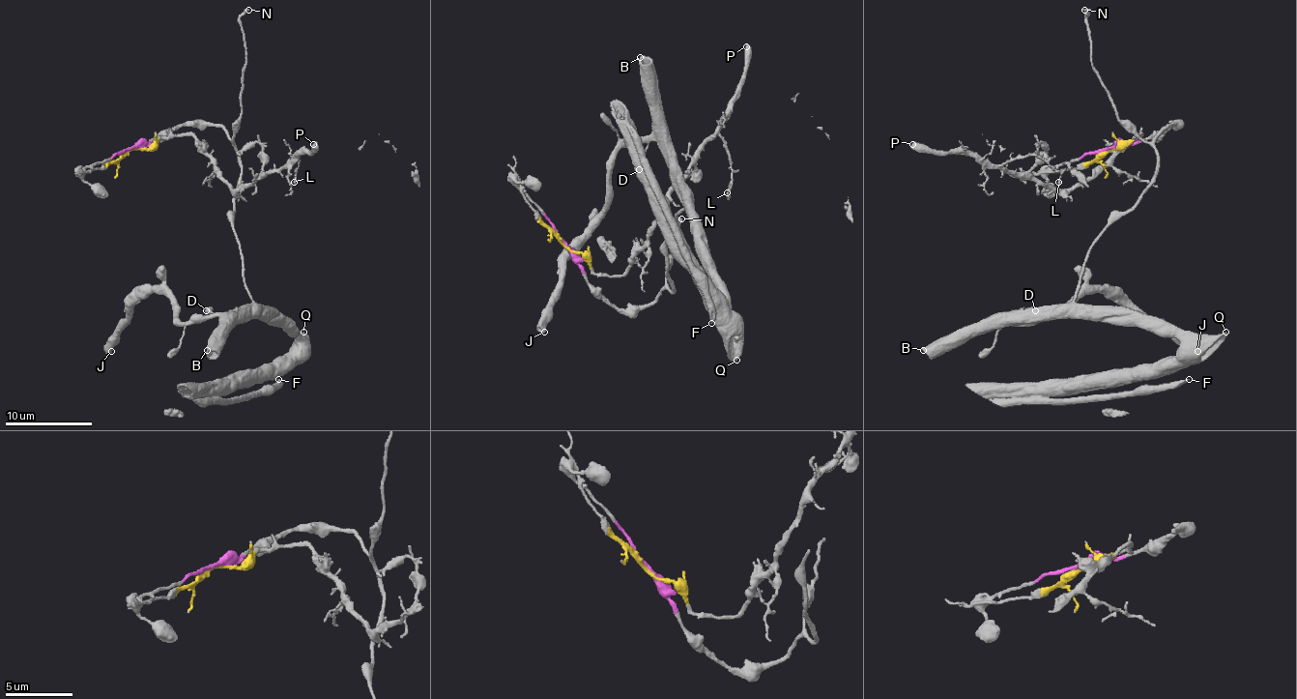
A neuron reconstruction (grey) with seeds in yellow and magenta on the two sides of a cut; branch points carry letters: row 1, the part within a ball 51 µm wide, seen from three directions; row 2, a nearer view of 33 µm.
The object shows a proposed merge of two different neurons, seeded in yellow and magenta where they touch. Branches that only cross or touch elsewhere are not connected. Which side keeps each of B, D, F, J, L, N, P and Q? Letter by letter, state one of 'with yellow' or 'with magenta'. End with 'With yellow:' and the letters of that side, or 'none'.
B: with magenta
D: with magenta
F: with magenta
J: with magenta
L: with yellow
N: with magenta
P: with yellow
Q: with magenta
With yellow: L, P

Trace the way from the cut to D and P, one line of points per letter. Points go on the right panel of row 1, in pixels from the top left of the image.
D: (1109, 148), (1145, 141), (1174, 124), (1154, 141), (1154, 183), (1091, 248), (1071, 303), (1036, 309)
P: (1109, 148), (1138, 134), (1091, 176), (1067, 189), (1047, 189), (979, 157), (911, 143)

